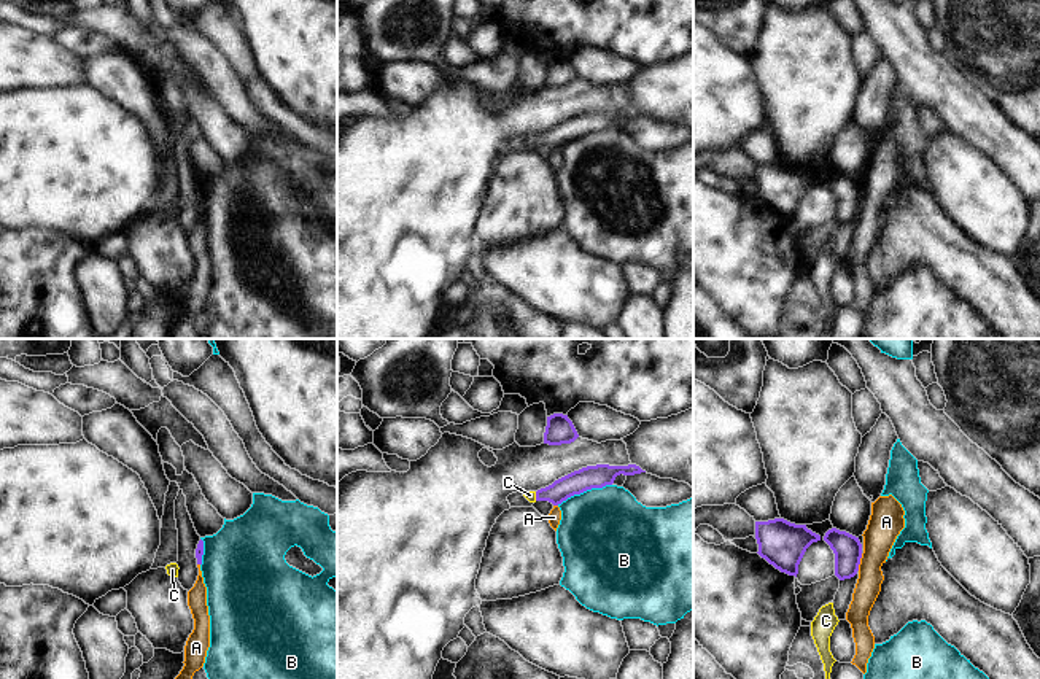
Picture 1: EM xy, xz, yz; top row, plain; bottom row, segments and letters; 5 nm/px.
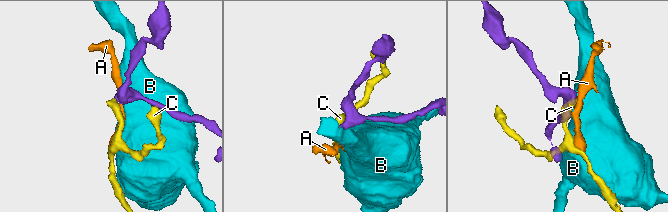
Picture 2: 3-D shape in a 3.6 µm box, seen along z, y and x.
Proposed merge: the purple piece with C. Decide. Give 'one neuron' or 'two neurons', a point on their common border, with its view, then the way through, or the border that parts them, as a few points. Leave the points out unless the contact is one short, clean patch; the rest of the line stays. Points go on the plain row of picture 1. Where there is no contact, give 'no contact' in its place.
one neuron; contact xz (536, 140); way xz (581, 124), (555, 137), (536, 140), (530, 139)

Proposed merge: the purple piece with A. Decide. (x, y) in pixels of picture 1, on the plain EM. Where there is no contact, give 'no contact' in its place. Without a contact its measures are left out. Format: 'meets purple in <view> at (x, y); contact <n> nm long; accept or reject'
meets purple in yz at (859, 205); contact 90 nm long; reject

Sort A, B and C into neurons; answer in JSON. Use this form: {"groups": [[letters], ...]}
{"groups": [["A"], ["B"], ["C"]]}

